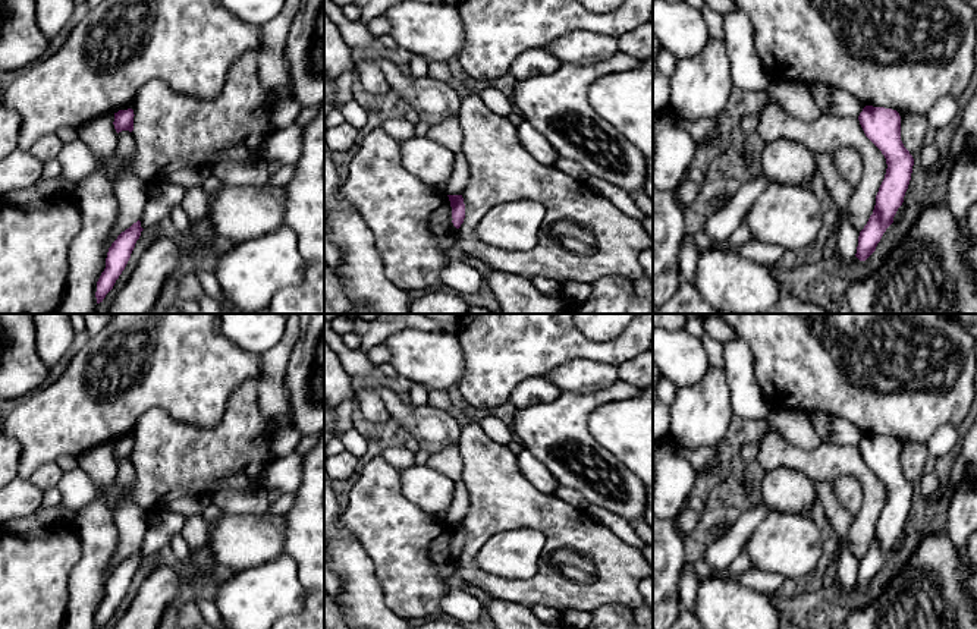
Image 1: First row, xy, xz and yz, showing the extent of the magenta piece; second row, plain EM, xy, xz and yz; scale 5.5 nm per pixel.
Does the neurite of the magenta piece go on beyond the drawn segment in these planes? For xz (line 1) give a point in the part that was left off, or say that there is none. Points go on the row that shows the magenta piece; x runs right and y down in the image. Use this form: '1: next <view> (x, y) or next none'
1: next none

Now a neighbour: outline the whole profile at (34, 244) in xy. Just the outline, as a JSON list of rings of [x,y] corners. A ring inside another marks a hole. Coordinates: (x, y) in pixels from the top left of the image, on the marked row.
[[[75,196],[25,210],[0,199],[0,314],[56,314],[69,274],[69,245],[82,216]]]

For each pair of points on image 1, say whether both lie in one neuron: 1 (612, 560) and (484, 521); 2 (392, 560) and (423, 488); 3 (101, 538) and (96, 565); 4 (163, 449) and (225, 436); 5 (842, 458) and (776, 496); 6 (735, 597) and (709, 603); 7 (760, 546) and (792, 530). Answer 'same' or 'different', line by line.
1: same
2: different
3: same
4: same
5: different
6: same
7: same

